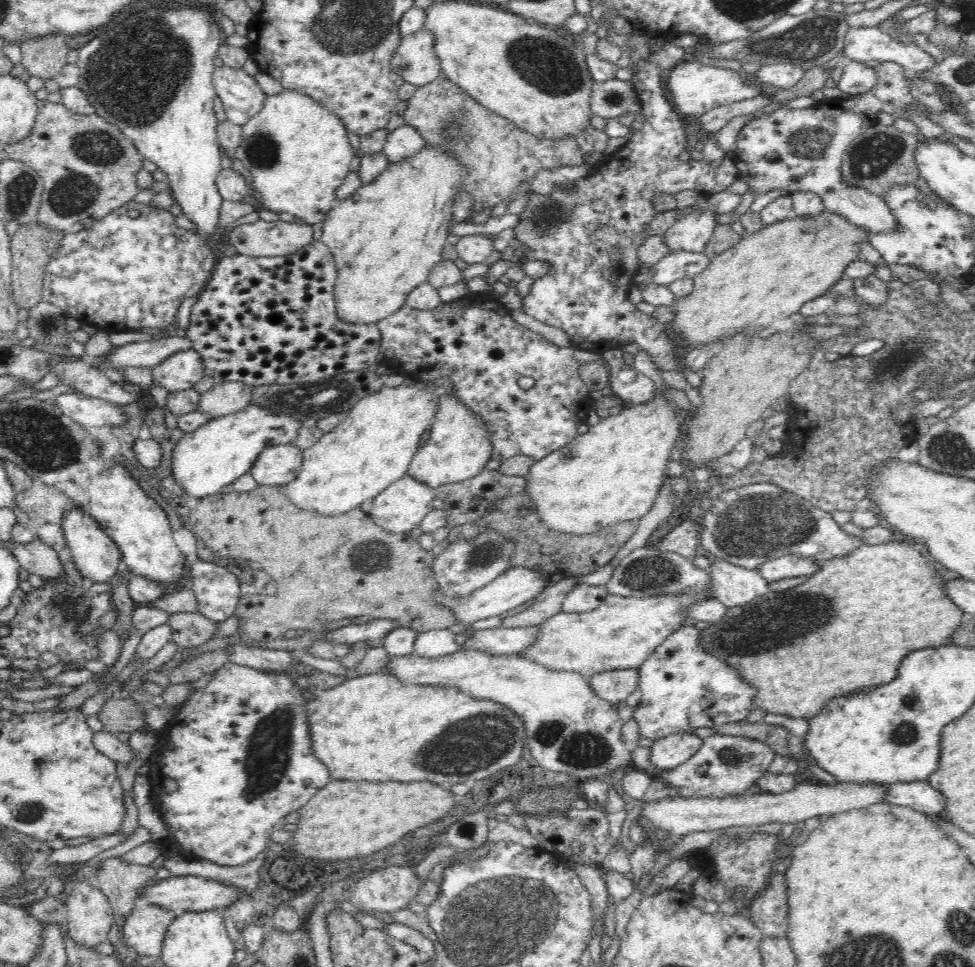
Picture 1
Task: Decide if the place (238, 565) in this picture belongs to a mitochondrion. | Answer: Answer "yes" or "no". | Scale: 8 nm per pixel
no

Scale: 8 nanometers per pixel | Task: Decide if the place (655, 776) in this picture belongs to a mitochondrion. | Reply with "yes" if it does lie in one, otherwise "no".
no

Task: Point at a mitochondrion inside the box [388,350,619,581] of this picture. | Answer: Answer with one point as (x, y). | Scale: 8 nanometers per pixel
(484, 555)

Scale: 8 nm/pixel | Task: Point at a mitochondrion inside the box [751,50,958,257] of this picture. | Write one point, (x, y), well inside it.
(870, 158)

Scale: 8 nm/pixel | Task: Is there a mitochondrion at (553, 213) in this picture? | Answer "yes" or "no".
yes

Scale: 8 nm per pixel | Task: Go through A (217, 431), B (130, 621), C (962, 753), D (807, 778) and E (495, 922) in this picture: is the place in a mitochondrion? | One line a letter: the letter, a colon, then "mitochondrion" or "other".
A: other
B: other
C: other
D: other
E: mitochondrion

